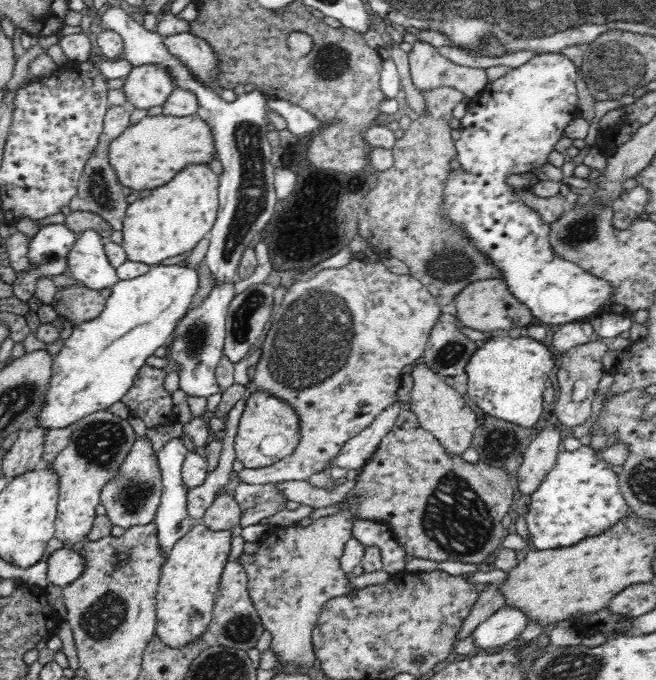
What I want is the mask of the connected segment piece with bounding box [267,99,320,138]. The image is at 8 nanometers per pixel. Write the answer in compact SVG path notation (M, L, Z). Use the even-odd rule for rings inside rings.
M268 99L267 108L278 112L282 118L286 119L288 130L298 138L306 136L309 132L320 128L320 121L316 119L316 116L310 114L310 112L304 110L301 106L288 101Z

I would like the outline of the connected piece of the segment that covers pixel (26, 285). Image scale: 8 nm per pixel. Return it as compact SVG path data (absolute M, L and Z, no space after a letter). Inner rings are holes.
M65 224L44 225L32 238L28 245L29 269L17 274L13 282L13 291L20 300L27 301L34 296L36 282L39 278L46 278L62 274L67 268L68 254L76 242L78 234L70 230Z

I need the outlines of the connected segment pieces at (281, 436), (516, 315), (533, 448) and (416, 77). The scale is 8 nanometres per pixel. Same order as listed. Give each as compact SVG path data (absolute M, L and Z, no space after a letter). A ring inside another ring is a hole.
M258 390L248 398L239 420L235 436L235 454L245 468L258 470L268 468L284 458L288 458L297 447L300 438L300 421L293 406Z
M493 278L468 284L454 298L456 319L462 326L482 332L497 330L509 331L512 328L527 327L532 321L532 311L526 310L526 305L510 294L504 279Z
M545 427L528 444L517 473L518 488L522 495L531 494L539 487L544 477L556 465L562 434L557 427Z
M415 39L411 42L409 71L412 82L420 92L449 86L473 98L489 82L484 69L455 64L430 43Z

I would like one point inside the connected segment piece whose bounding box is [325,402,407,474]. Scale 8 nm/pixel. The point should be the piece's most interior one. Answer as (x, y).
(358, 451)

